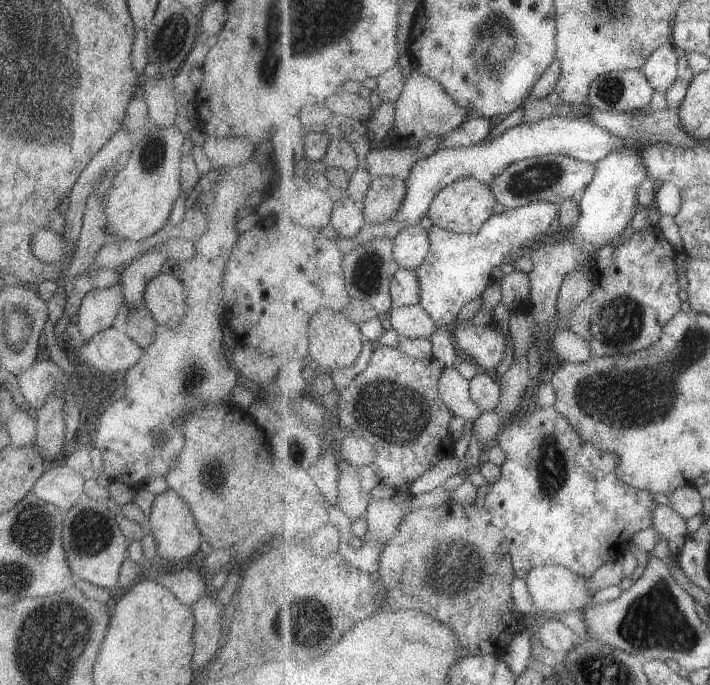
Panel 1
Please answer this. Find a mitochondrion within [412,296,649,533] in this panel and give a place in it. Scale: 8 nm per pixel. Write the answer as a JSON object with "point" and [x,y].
{"point":[552,470]}

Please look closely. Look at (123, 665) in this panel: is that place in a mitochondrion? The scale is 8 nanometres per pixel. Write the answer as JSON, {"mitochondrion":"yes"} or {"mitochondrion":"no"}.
{"mitochondrion":"no"}

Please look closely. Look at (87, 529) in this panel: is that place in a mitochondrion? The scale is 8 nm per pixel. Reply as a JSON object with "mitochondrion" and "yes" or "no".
{"mitochondrion":"yes"}

